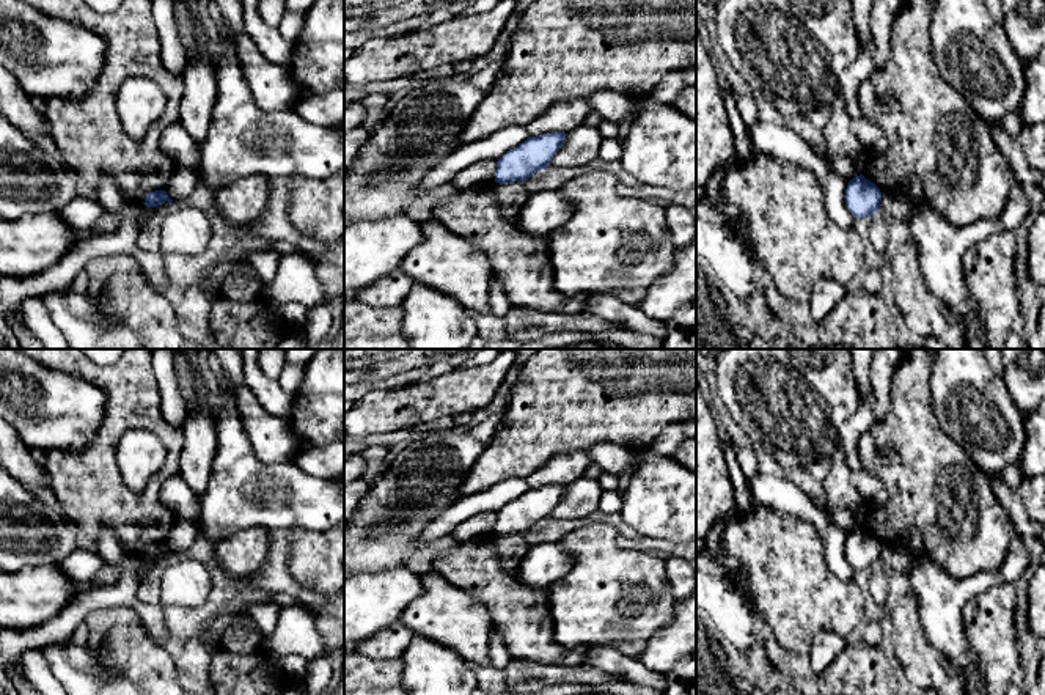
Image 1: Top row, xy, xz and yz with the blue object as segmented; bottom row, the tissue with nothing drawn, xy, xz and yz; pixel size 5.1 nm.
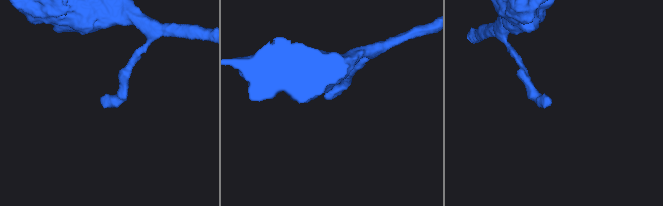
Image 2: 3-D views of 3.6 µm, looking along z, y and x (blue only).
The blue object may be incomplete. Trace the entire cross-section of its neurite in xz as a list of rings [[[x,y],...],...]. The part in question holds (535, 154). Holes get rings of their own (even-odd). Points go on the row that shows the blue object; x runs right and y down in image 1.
[[[552,132],[539,137],[528,137],[523,143],[497,160],[495,182],[523,182],[536,171],[545,170],[564,143],[566,135],[564,132]]]

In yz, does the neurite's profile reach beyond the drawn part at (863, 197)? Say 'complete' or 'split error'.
complete

